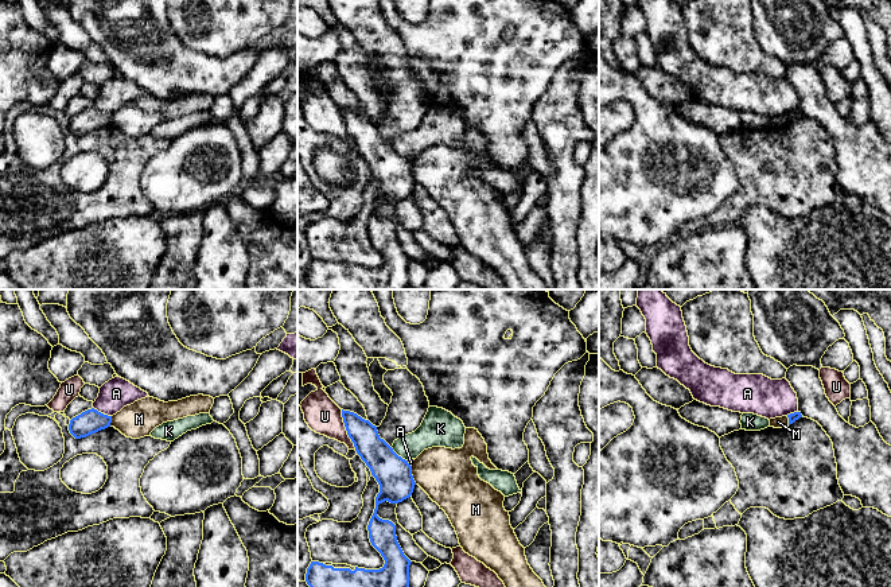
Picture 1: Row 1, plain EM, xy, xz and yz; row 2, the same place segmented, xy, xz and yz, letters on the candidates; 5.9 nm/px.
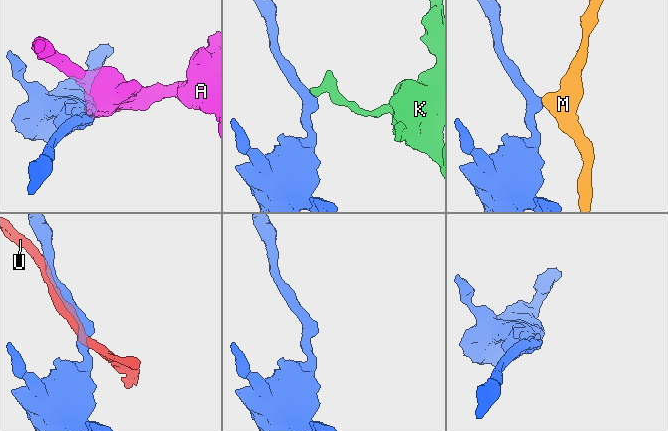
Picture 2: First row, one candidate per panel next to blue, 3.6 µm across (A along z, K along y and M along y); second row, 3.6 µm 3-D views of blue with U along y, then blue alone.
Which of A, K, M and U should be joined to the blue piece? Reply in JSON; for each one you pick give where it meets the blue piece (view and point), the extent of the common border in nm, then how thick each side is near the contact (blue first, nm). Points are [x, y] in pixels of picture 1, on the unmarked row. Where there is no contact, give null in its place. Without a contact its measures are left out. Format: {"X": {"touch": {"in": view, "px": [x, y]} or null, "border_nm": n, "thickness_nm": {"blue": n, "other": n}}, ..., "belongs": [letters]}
{"belongs": []}

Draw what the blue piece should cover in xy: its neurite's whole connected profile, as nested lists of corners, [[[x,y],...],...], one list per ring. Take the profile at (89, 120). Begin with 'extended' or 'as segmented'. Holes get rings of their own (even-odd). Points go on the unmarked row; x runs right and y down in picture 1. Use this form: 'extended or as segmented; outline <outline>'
as segmented; outline [[[92,106],[73,116],[69,123],[69,129],[75,137],[81,137],[110,125],[110,121],[112,114]]]

